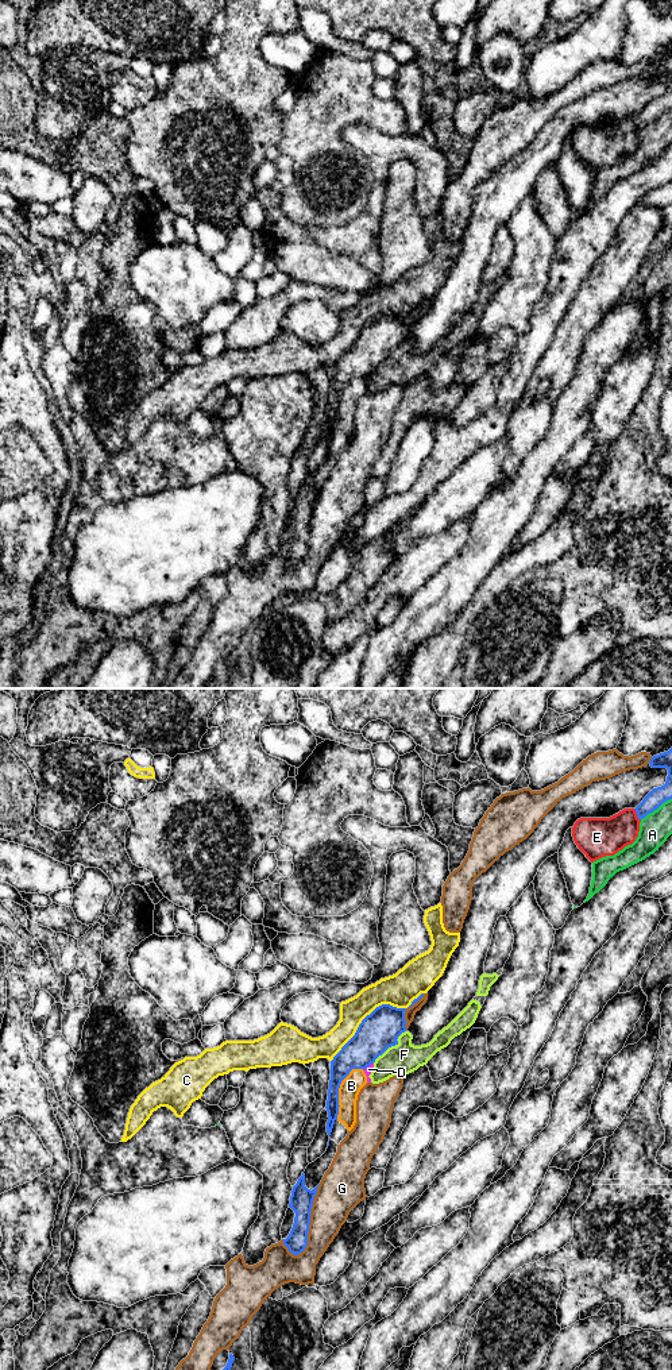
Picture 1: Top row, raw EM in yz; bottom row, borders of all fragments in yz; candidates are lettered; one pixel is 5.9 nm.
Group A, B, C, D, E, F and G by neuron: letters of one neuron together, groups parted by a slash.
A / B / C / D F / E / G

